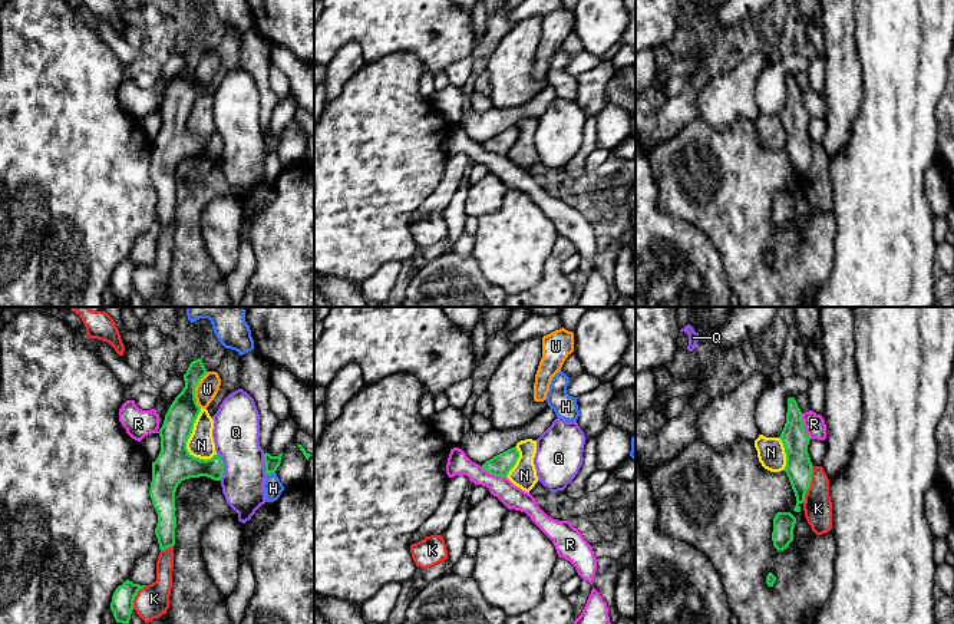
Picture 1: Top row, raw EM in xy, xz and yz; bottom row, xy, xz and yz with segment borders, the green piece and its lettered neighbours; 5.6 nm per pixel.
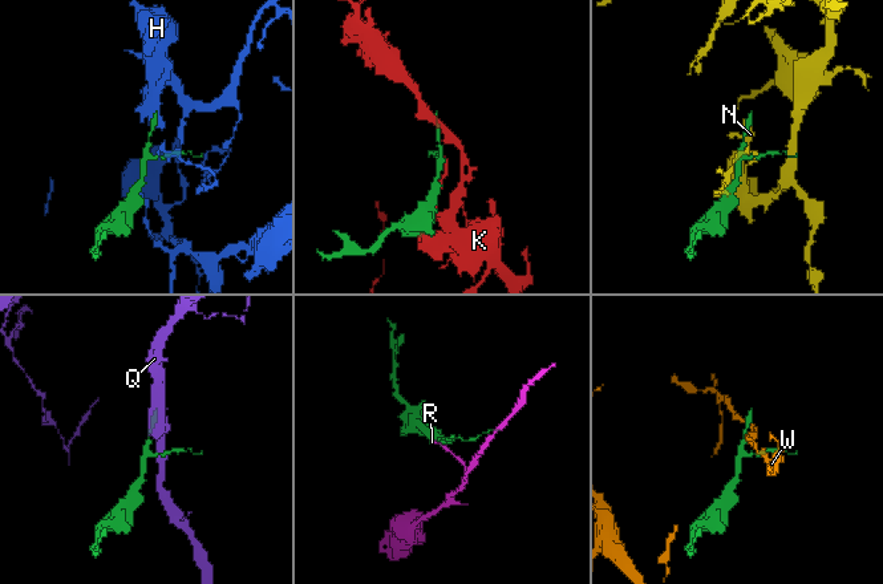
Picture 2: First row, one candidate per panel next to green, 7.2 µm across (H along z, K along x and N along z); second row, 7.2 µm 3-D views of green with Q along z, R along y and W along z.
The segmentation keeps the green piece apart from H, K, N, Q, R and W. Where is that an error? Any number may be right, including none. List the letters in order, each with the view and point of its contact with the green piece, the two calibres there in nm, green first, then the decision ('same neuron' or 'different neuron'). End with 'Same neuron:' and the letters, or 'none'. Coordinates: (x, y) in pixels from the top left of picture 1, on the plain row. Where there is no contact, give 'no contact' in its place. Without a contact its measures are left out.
H: xy (270, 151) | 80/110 nm | different neuron
K: yz (809, 162) | 150/160 nm | different neuron
N: xy (188, 116) | 200/150 nm | different neuron
Q: xy (223, 145) | 180/260 nm | different neuron
R: xz (494, 152) | 120/130 nm | different neuron
W: xy (194, 69) | 170/120 nm | different neuron
Same neuron: none

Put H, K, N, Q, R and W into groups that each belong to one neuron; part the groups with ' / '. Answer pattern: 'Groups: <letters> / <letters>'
Groups: H / K / N / Q / R / W

